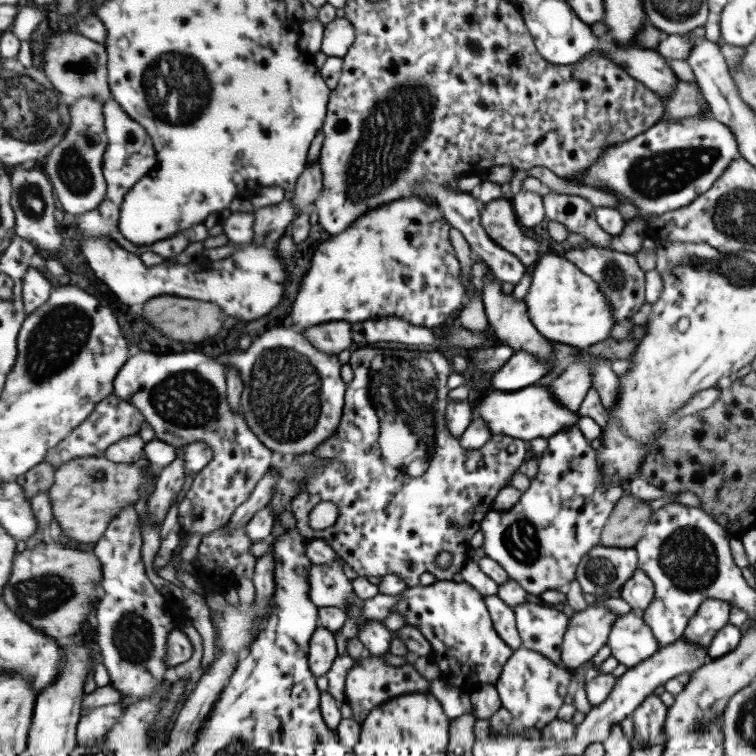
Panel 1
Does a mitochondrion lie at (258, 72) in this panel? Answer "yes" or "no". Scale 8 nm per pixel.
no

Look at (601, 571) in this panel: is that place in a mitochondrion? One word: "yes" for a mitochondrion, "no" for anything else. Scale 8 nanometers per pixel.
yes

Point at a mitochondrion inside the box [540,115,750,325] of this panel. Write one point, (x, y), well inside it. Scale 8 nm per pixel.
(663, 172)

